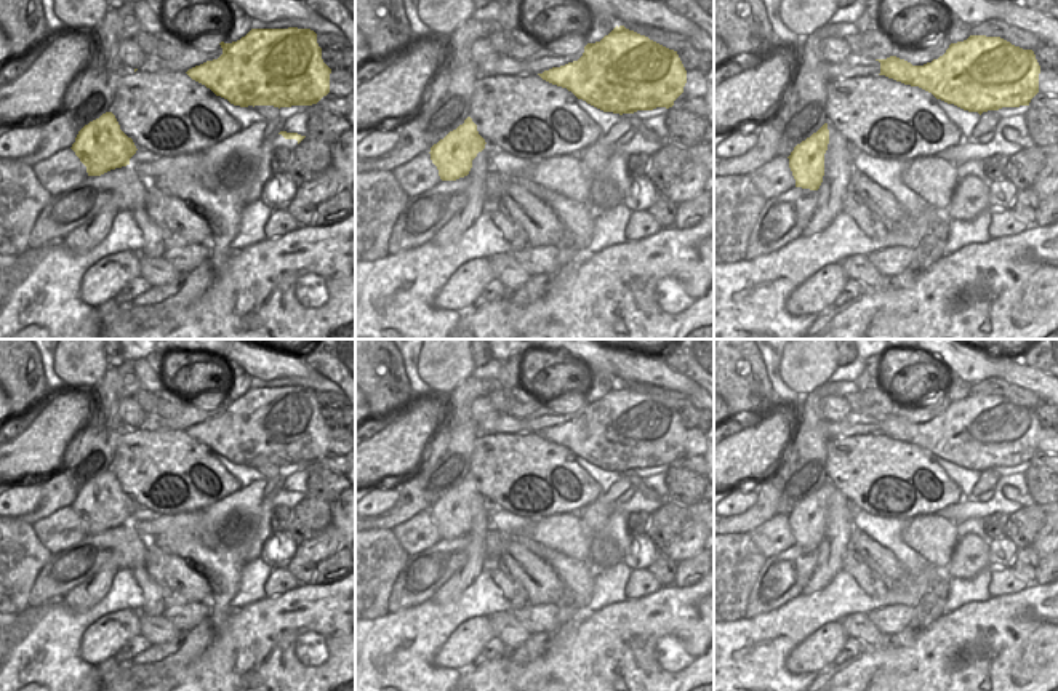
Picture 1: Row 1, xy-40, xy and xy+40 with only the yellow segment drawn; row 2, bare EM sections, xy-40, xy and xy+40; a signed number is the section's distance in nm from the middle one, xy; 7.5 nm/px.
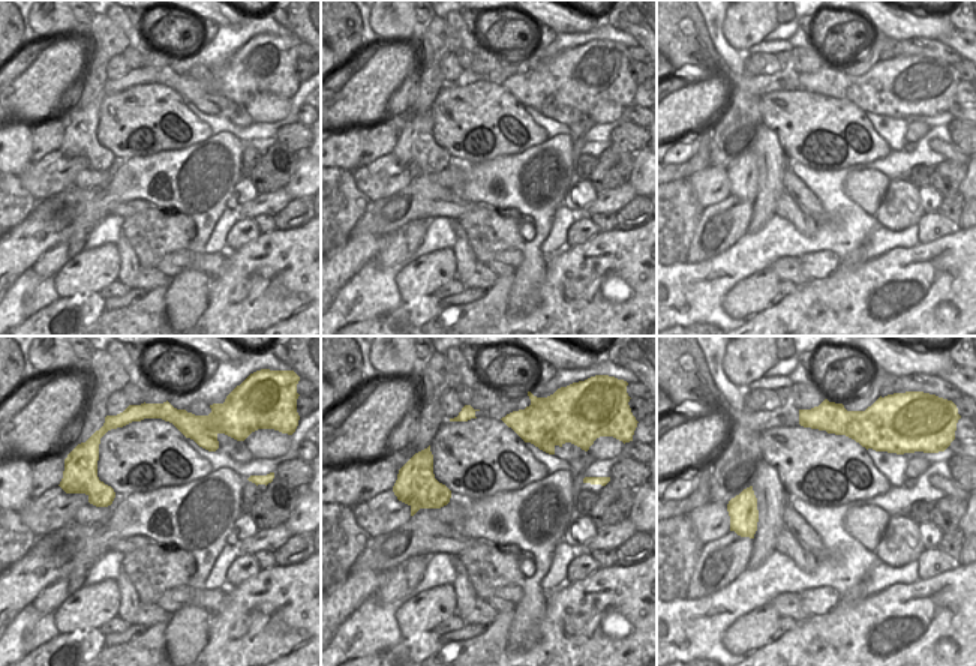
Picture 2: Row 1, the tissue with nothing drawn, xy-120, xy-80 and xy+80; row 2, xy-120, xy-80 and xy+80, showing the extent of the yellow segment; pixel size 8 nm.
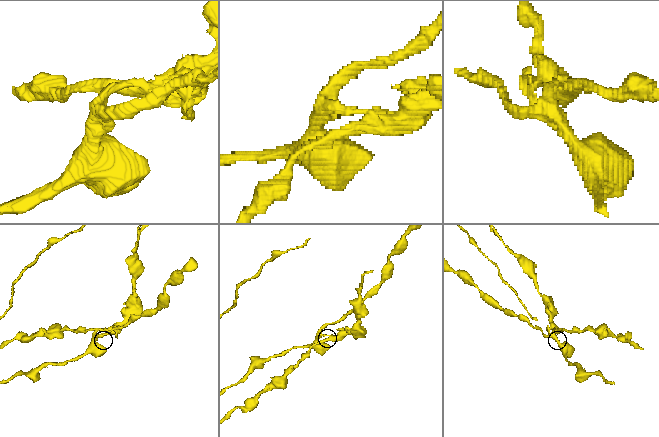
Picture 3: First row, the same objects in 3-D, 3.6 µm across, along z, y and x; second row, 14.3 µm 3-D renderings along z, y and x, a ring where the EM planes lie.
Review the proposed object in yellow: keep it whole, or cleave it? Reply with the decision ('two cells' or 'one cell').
two cells

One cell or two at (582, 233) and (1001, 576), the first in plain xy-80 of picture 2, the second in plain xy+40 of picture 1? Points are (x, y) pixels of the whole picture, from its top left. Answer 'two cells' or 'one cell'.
one cell

